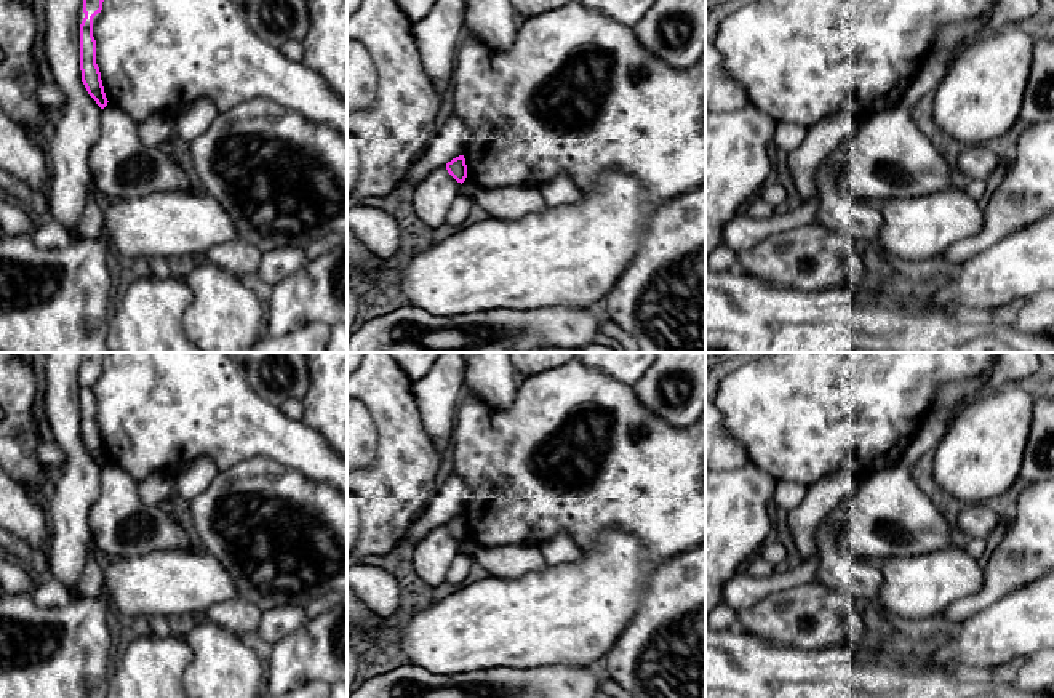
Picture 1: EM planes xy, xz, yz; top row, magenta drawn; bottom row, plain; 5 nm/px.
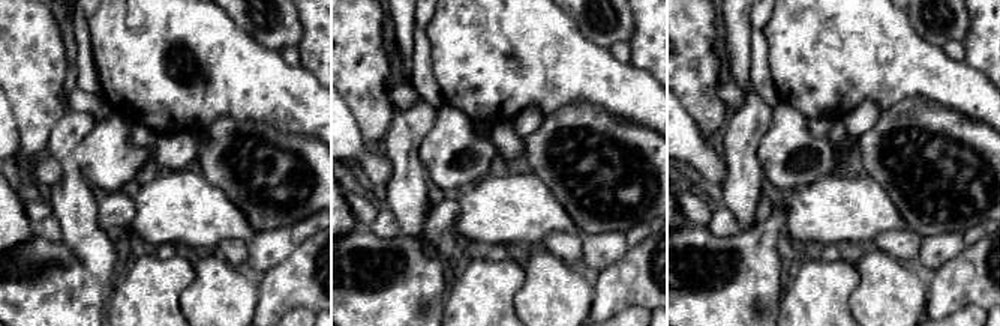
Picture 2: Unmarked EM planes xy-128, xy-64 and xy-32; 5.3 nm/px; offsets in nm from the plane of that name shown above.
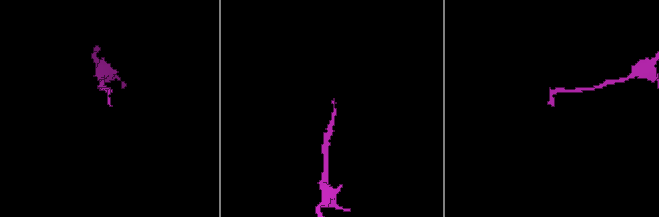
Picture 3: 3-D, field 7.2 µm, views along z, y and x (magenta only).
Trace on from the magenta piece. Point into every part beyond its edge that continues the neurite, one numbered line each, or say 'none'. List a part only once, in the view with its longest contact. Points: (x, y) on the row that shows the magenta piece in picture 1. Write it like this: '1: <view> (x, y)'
none

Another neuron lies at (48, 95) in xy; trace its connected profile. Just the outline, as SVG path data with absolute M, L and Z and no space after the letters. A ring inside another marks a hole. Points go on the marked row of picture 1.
M38 82L37 85L37 99L40 101L42 106L45 107L54 107L54 109L62 109L66 102L66 96L59 90L59 86L51 82Z

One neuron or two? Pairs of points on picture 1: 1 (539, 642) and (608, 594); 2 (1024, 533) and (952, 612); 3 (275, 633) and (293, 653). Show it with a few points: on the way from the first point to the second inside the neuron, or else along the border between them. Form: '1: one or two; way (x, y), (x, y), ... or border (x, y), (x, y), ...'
1: one; way (557, 625), (568, 613), (576, 612), (590, 601)
2: one; way (1019, 557), (976, 602)
3: two; border (309, 620), (267, 649)

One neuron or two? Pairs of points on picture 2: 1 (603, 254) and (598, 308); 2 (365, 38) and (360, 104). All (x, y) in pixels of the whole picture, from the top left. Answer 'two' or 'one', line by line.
1: two
2: one

